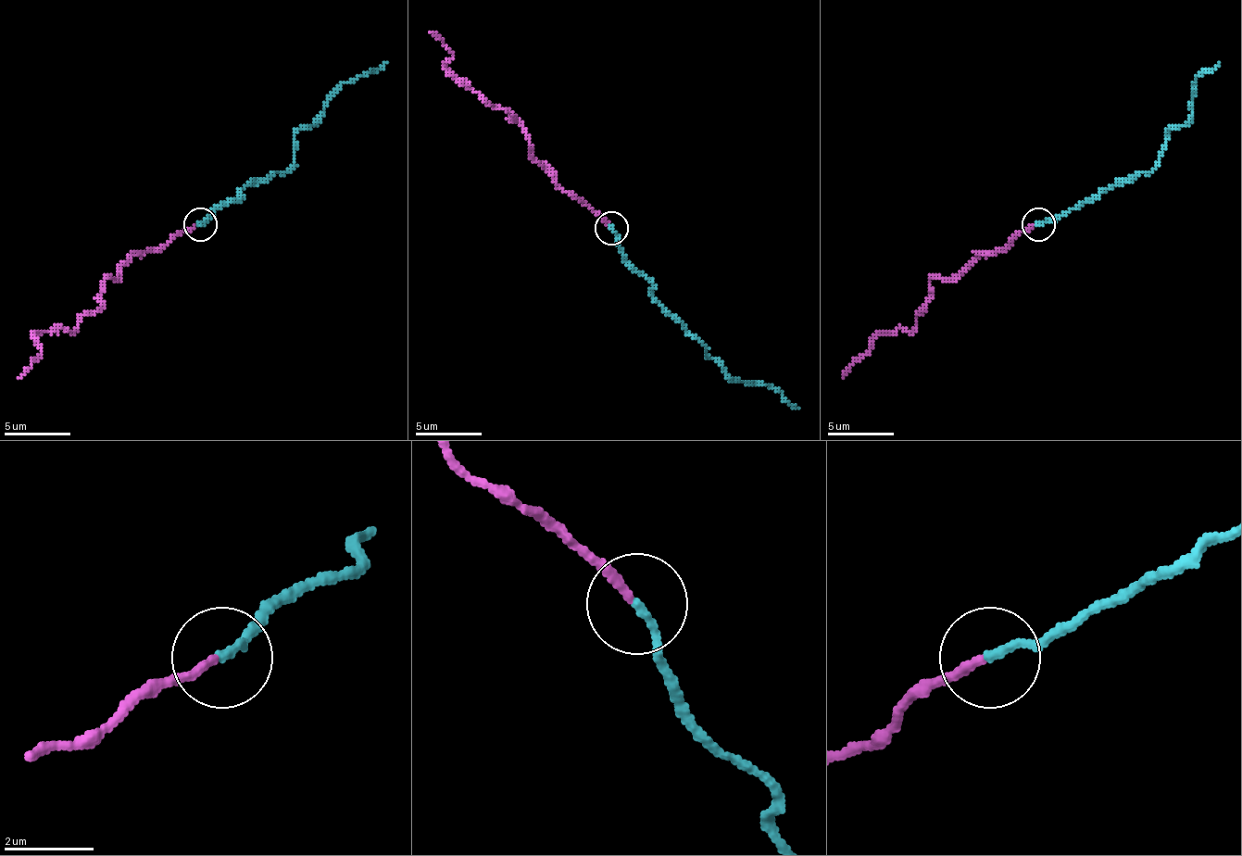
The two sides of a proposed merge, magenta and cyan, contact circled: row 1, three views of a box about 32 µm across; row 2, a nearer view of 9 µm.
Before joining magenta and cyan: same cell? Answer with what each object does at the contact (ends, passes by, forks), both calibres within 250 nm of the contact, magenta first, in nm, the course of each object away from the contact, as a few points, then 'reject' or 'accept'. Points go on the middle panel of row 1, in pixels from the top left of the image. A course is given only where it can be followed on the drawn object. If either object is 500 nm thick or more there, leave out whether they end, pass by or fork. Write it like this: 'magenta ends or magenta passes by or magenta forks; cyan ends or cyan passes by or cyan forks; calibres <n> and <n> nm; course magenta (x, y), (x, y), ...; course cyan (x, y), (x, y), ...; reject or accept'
magenta ends; cyan ends; calibres 190 and 180 nm; course magenta (609, 228), (533, 156), (513, 115), (449, 72), (453, 52), (430, 32); course cyan (612, 228), (616, 245), (652, 284), (652, 295), (706, 348), (706, 355), (732, 381), (769, 384), (798, 408); reject

